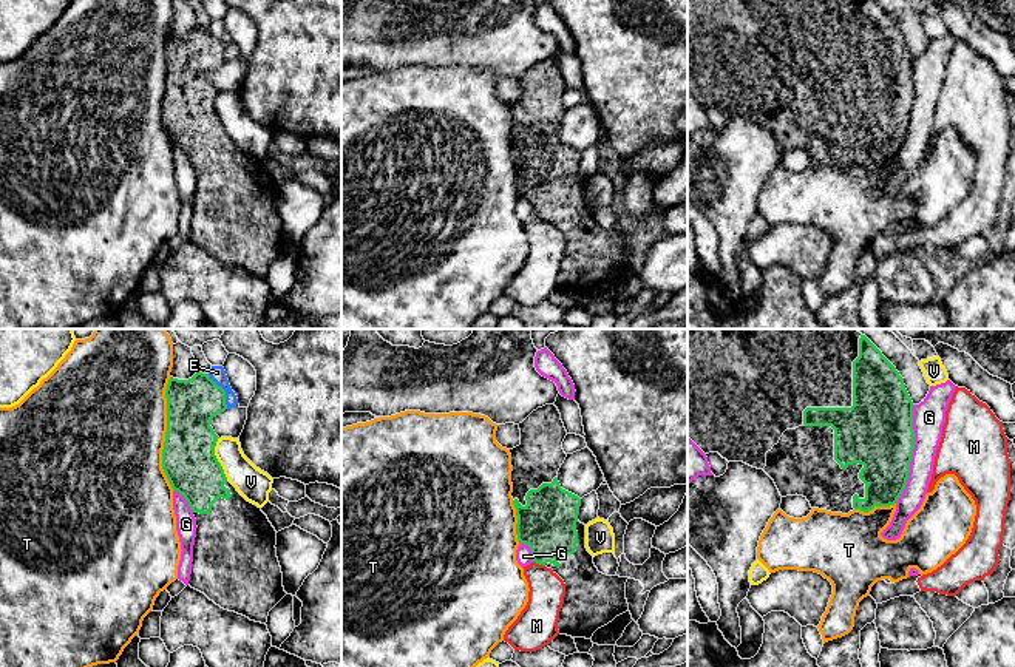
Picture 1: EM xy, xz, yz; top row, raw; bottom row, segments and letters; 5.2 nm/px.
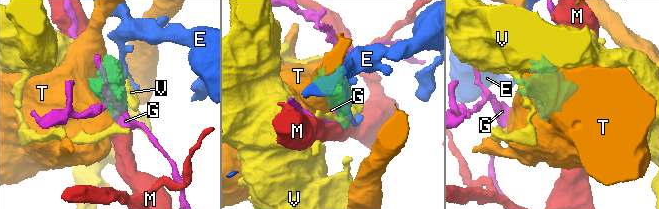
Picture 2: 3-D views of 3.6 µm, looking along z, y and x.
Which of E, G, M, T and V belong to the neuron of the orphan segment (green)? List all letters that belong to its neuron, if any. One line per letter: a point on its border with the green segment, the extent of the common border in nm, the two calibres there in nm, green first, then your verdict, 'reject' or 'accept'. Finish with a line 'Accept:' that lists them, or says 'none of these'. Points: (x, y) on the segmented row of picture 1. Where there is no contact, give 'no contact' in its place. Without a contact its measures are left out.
E: contact xy (224, 391); length 220 nm; calibres 260 and 80 nm; reject
G: contact yz (912, 453); length 500 nm; calibres 380 and 170 nm; reject
M: contact xz (539, 564); length 70 nm; calibres 300 and 190 nm; reject
T: contact xy (166, 434); length 600 nm; calibres 280 and 500 nm; reject
V: contact xy (217, 459); length 220 nm; calibres 280 and 170 nm; reject
Accept: none of these

